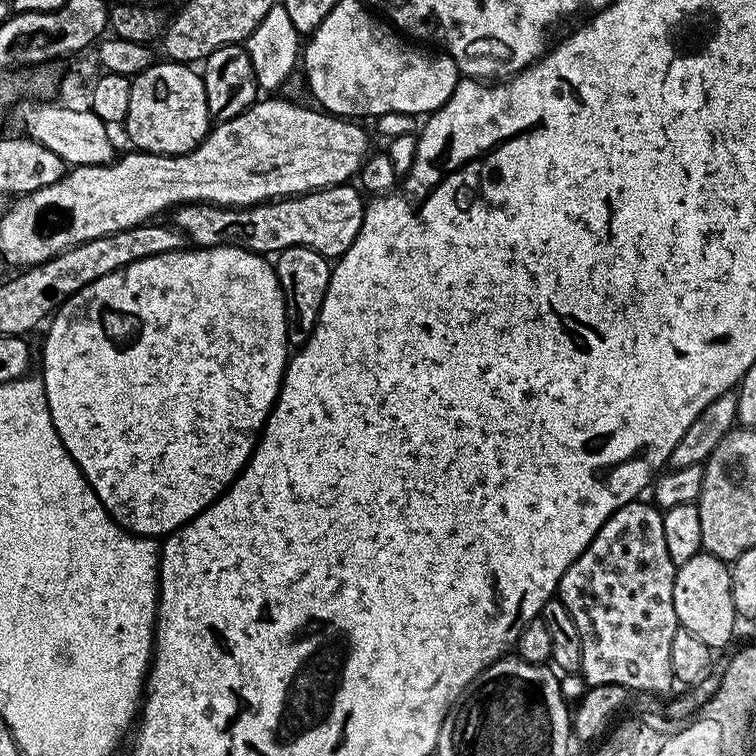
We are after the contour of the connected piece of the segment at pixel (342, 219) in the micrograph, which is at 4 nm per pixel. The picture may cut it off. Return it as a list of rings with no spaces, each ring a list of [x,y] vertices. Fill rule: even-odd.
[[[347,183],[322,188],[319,192],[305,192],[303,196],[254,204],[251,208],[182,204],[175,209],[174,224],[198,248],[230,244],[233,248],[261,254],[279,254],[288,248],[312,248],[323,256],[339,258],[351,246],[354,238],[358,238],[365,203],[361,189]]]

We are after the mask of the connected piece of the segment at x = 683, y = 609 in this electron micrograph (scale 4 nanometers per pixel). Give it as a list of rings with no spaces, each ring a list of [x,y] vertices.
[[[703,550],[676,569],[674,614],[680,627],[694,634],[694,638],[706,642],[706,646],[713,650],[726,647],[732,640],[732,631],[738,625],[734,598],[730,594],[731,573],[732,569],[725,561]]]

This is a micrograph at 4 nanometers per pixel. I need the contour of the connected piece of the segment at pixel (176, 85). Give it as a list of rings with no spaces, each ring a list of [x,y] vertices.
[[[175,62],[163,63],[153,63],[132,80],[130,110],[123,127],[128,128],[133,149],[158,152],[161,156],[179,156],[197,148],[210,131],[204,77],[195,67]]]

